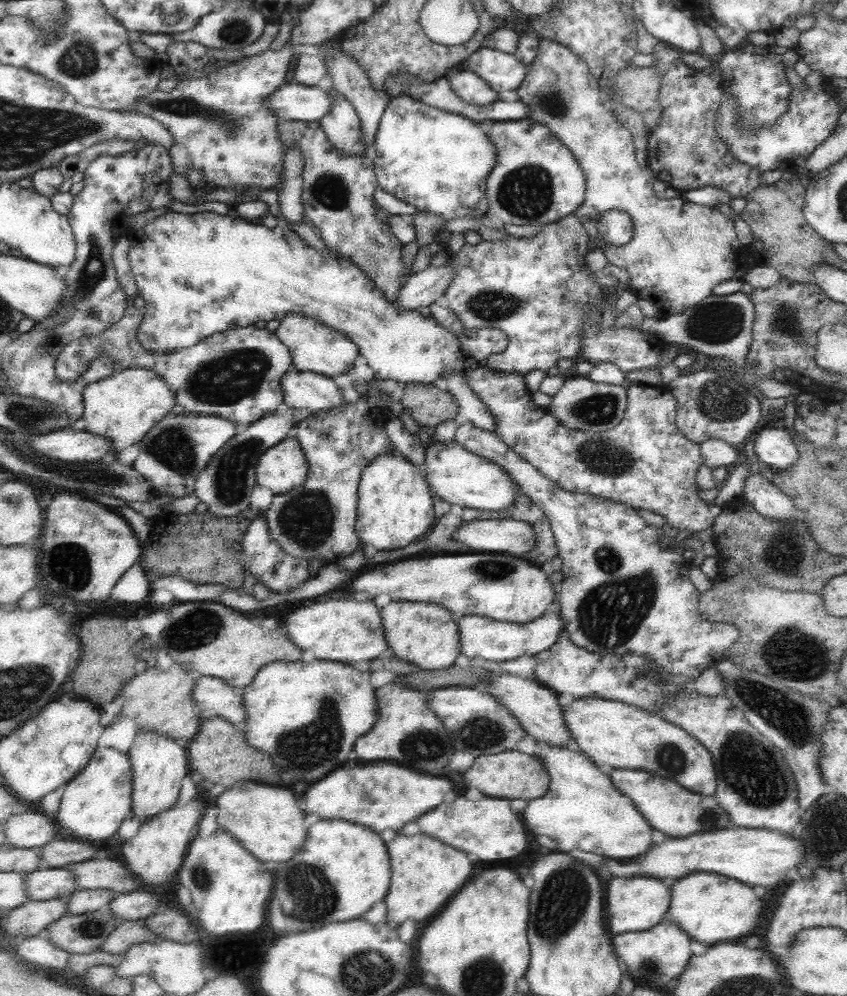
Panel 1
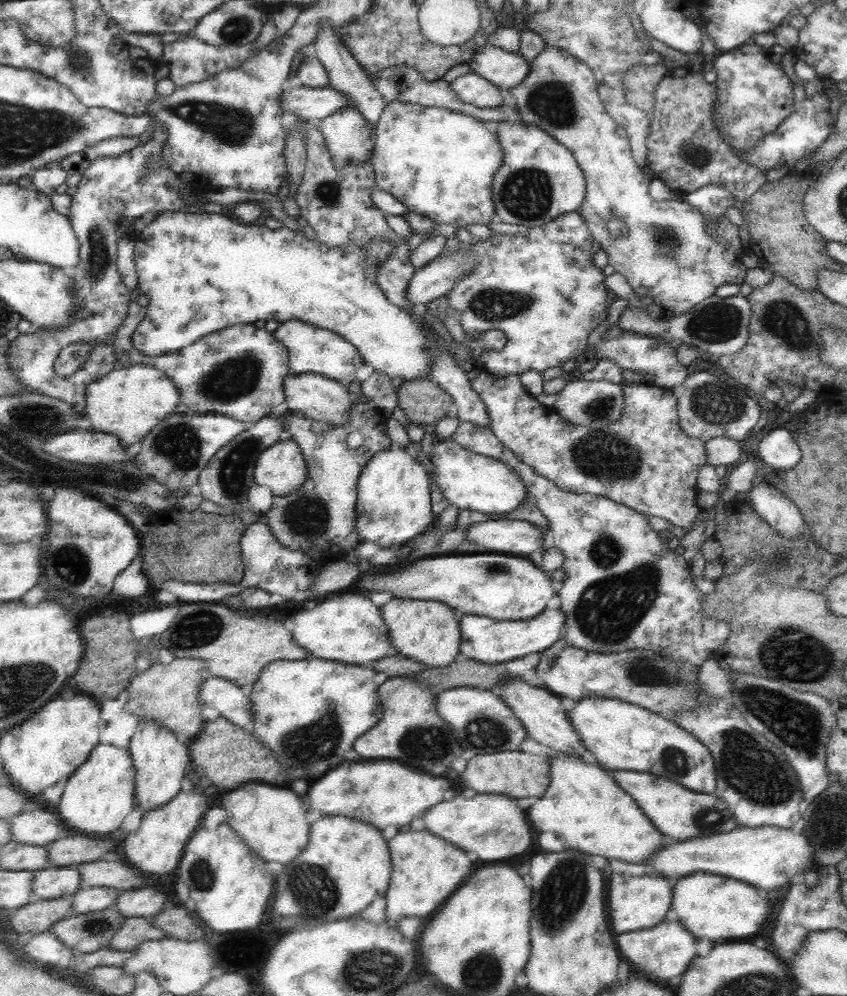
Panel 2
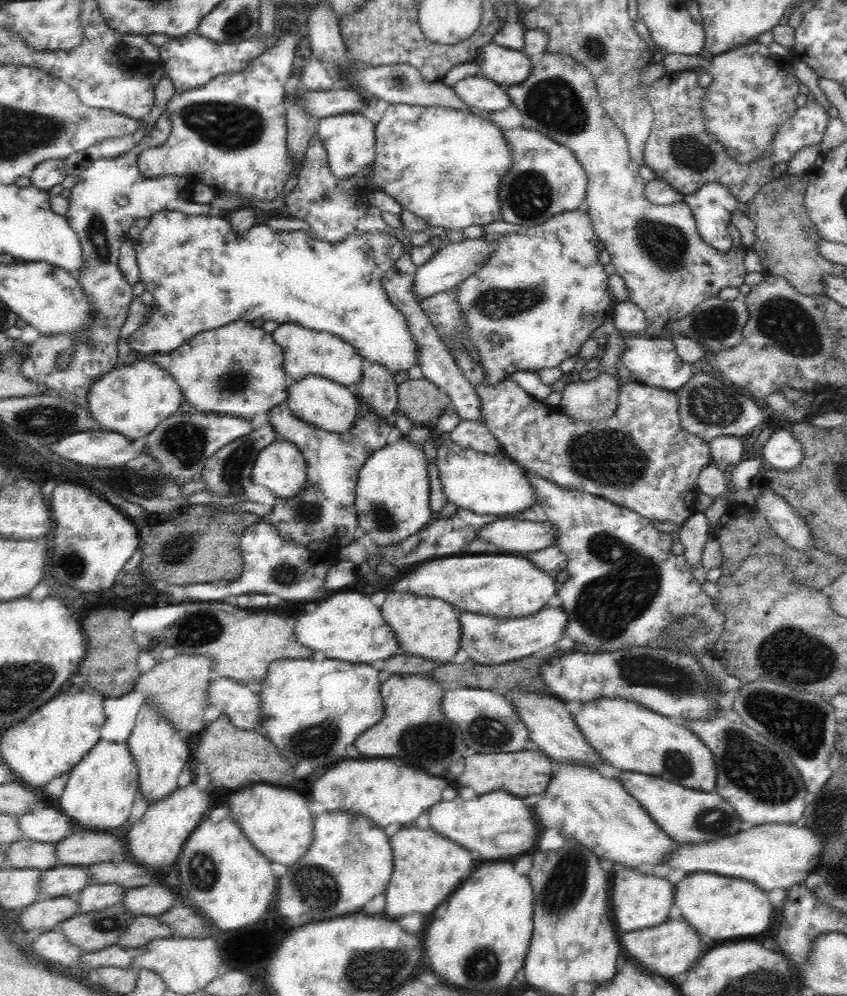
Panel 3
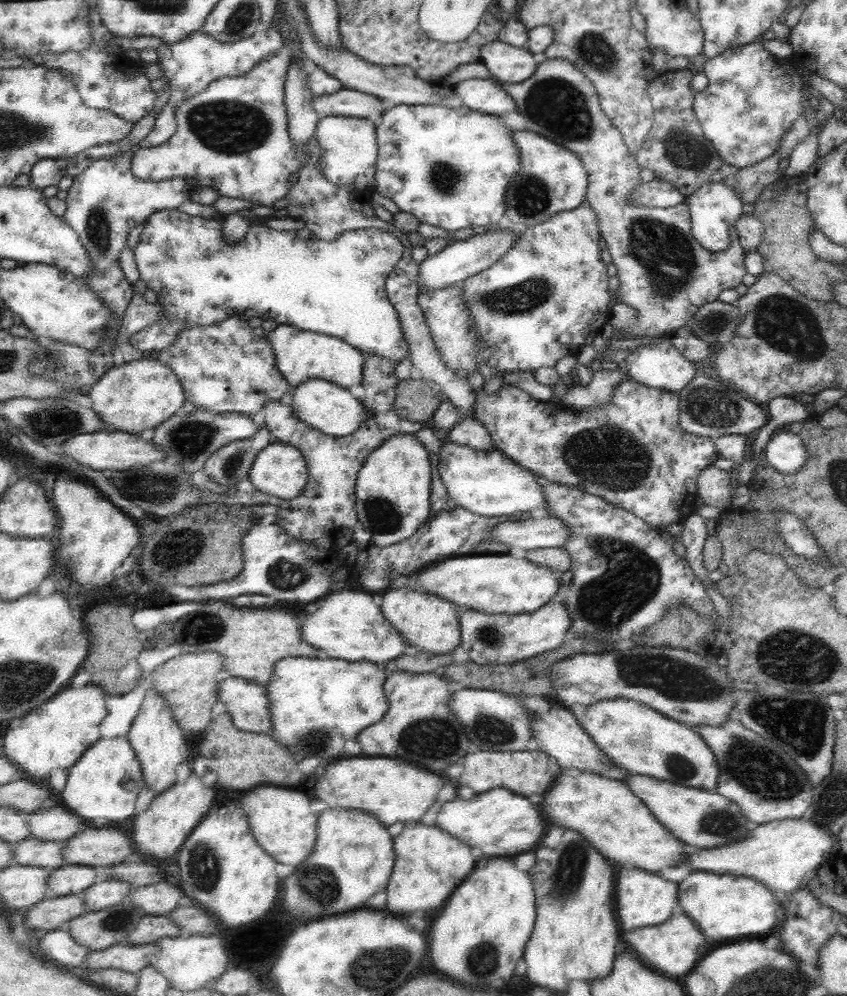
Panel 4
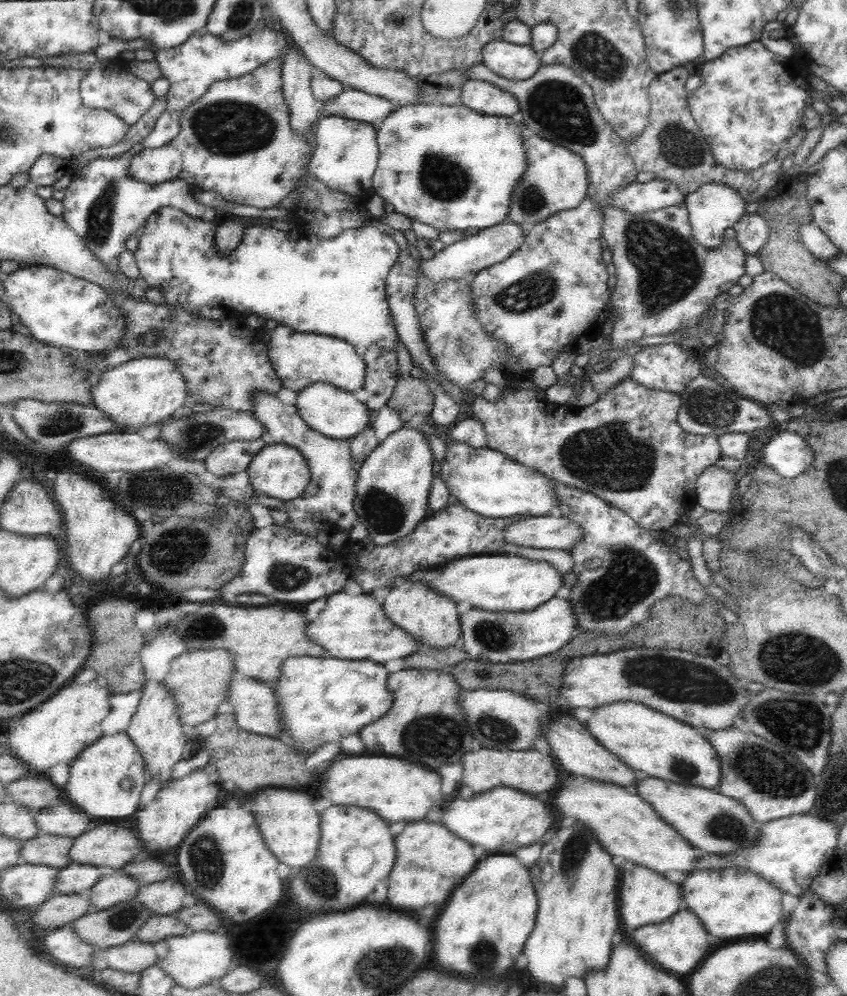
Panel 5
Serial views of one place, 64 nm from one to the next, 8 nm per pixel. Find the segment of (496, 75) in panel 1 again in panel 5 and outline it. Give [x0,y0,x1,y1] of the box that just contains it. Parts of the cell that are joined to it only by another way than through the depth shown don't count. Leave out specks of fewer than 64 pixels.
[481,40,541,82]

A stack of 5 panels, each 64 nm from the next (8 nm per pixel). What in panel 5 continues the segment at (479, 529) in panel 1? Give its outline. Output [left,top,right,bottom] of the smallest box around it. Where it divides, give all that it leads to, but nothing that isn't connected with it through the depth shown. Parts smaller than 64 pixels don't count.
[503,514,583,552]

